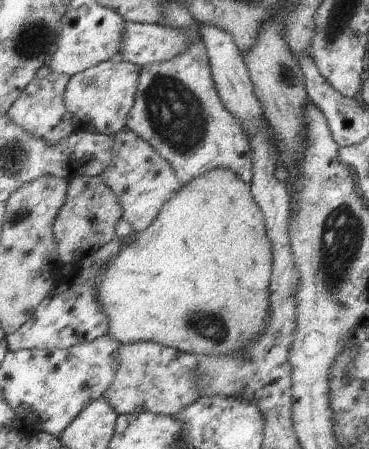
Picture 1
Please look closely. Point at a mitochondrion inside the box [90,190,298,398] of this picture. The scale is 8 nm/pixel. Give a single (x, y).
(210, 325)

